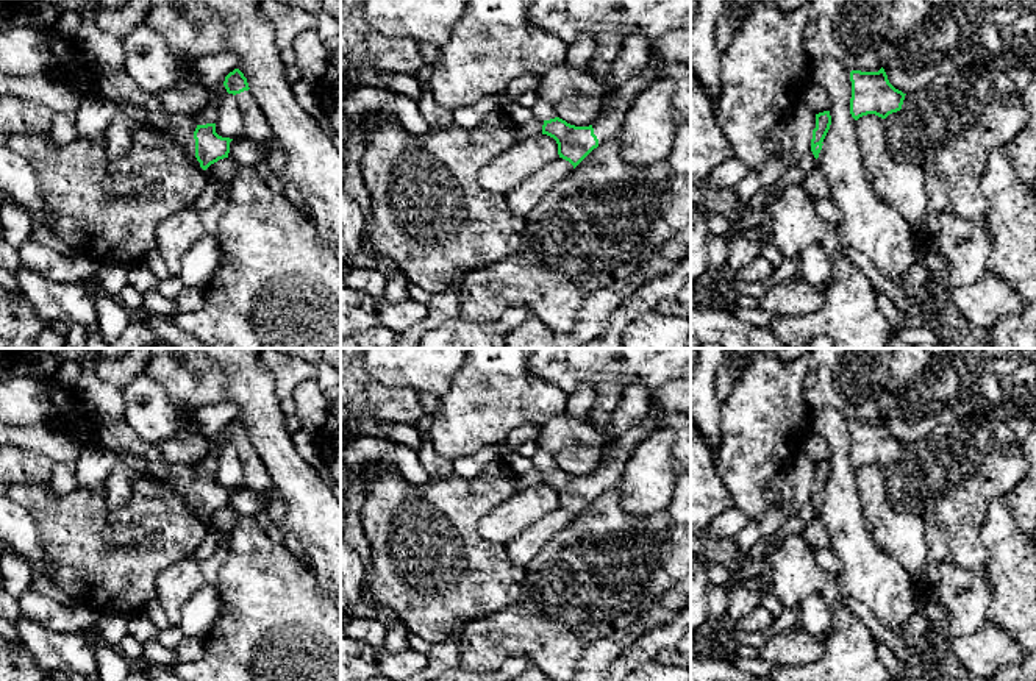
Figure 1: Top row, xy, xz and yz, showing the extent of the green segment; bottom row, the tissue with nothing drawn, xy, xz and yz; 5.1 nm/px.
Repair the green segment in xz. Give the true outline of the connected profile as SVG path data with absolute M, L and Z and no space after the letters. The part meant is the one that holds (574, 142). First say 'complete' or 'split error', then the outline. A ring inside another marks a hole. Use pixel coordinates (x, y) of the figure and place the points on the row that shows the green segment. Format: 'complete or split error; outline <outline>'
split error; outline M691 30L666 33L650 44L650 58L639 73L614 91L613 106L602 109L589 127L575 127L555 117L519 125L520 139L547 134L558 144L559 158L573 169L600 144L619 136L628 105L655 81L655 67L683 66L691 70Z

